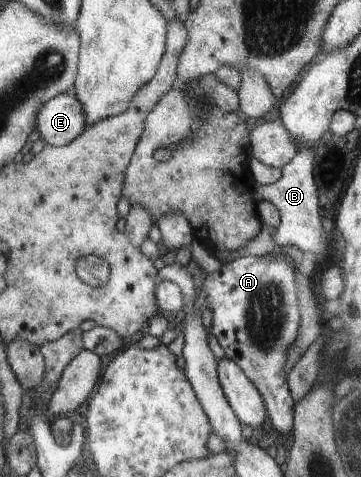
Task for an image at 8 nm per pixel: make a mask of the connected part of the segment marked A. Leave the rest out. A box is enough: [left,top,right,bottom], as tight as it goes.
[200,248,299,439]

